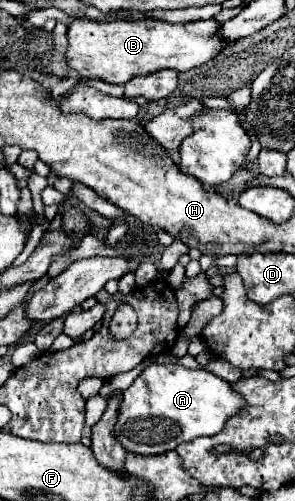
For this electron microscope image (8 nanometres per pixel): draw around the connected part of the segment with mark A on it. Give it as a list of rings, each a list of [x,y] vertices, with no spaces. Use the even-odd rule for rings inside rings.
[[[181,364],[147,366],[135,378],[135,382],[127,390],[121,392],[121,396],[123,396],[123,400],[119,406],[113,436],[127,452],[133,452],[137,456],[163,454],[167,450],[175,450],[177,446],[181,446],[185,442],[191,442],[193,438],[215,436],[217,432],[221,432],[225,428],[225,422],[229,418],[233,418],[237,412],[241,412],[245,408],[245,398],[241,398],[241,394],[237,390],[233,390],[233,386],[227,380],[223,380],[221,376],[217,376],[205,368],[189,370]]]

